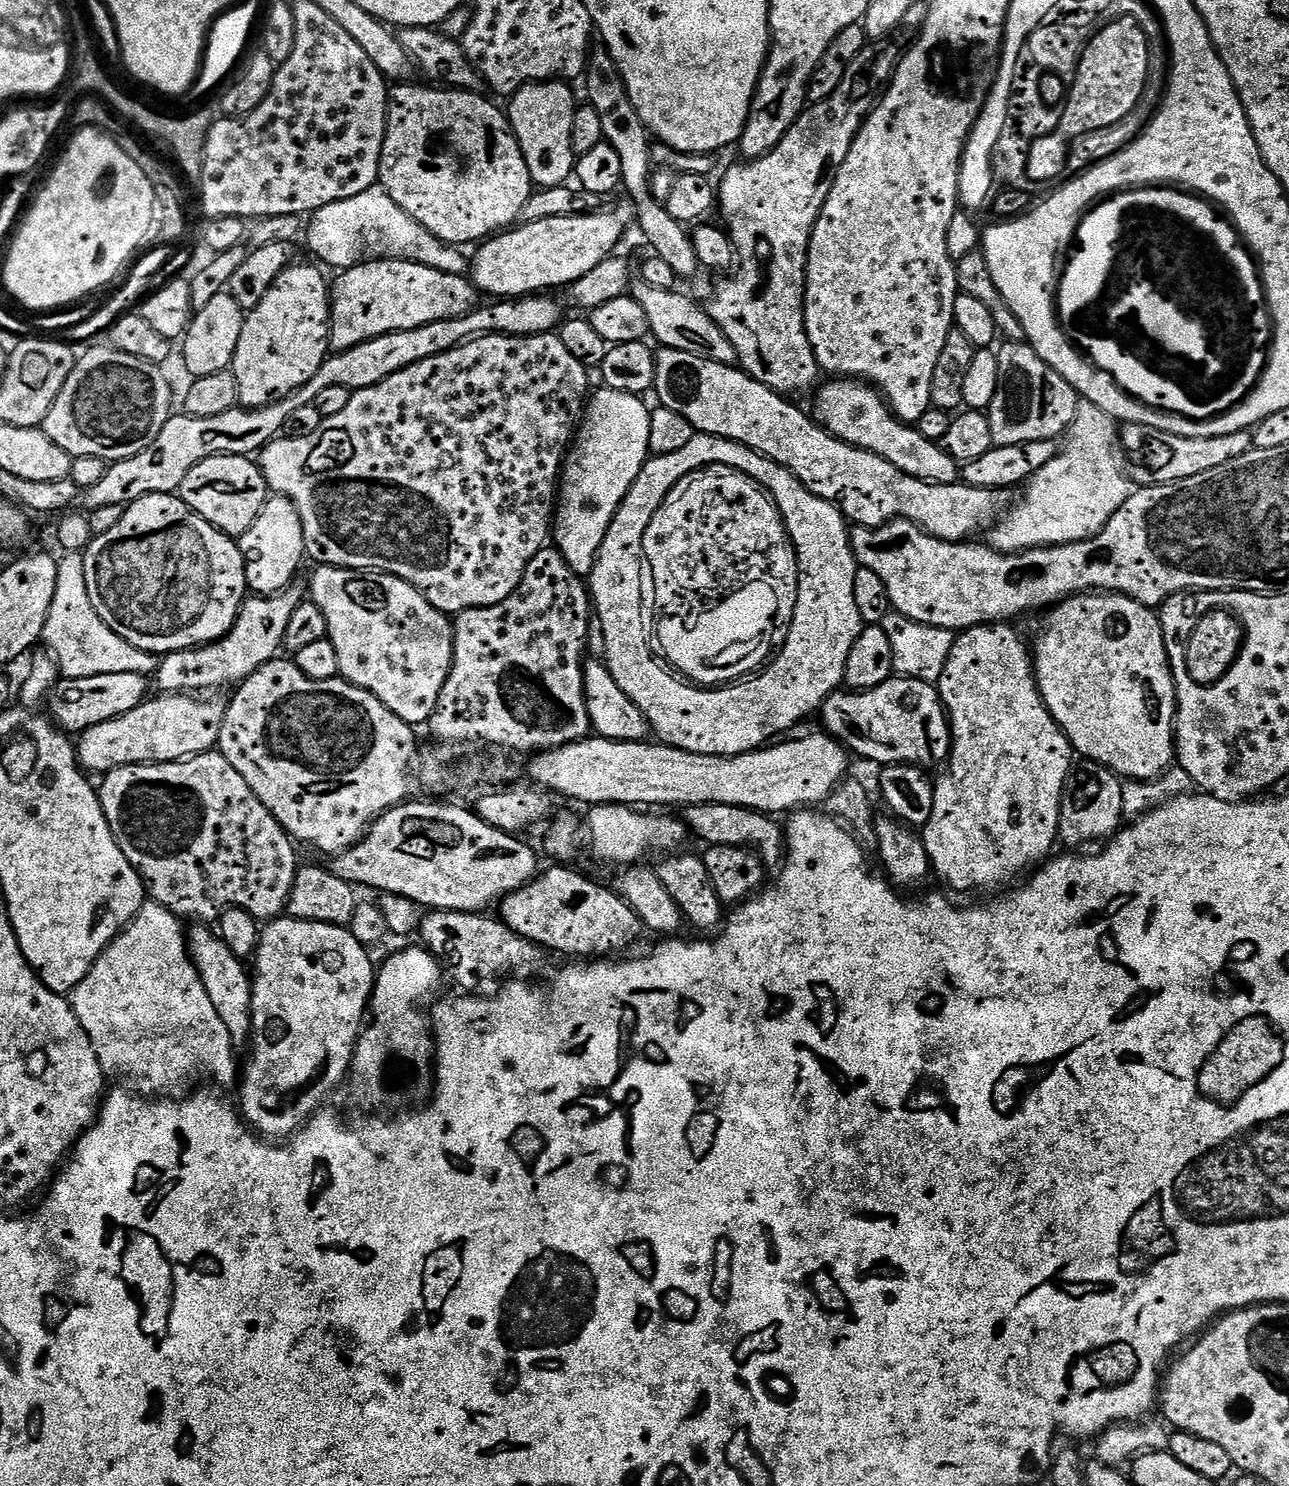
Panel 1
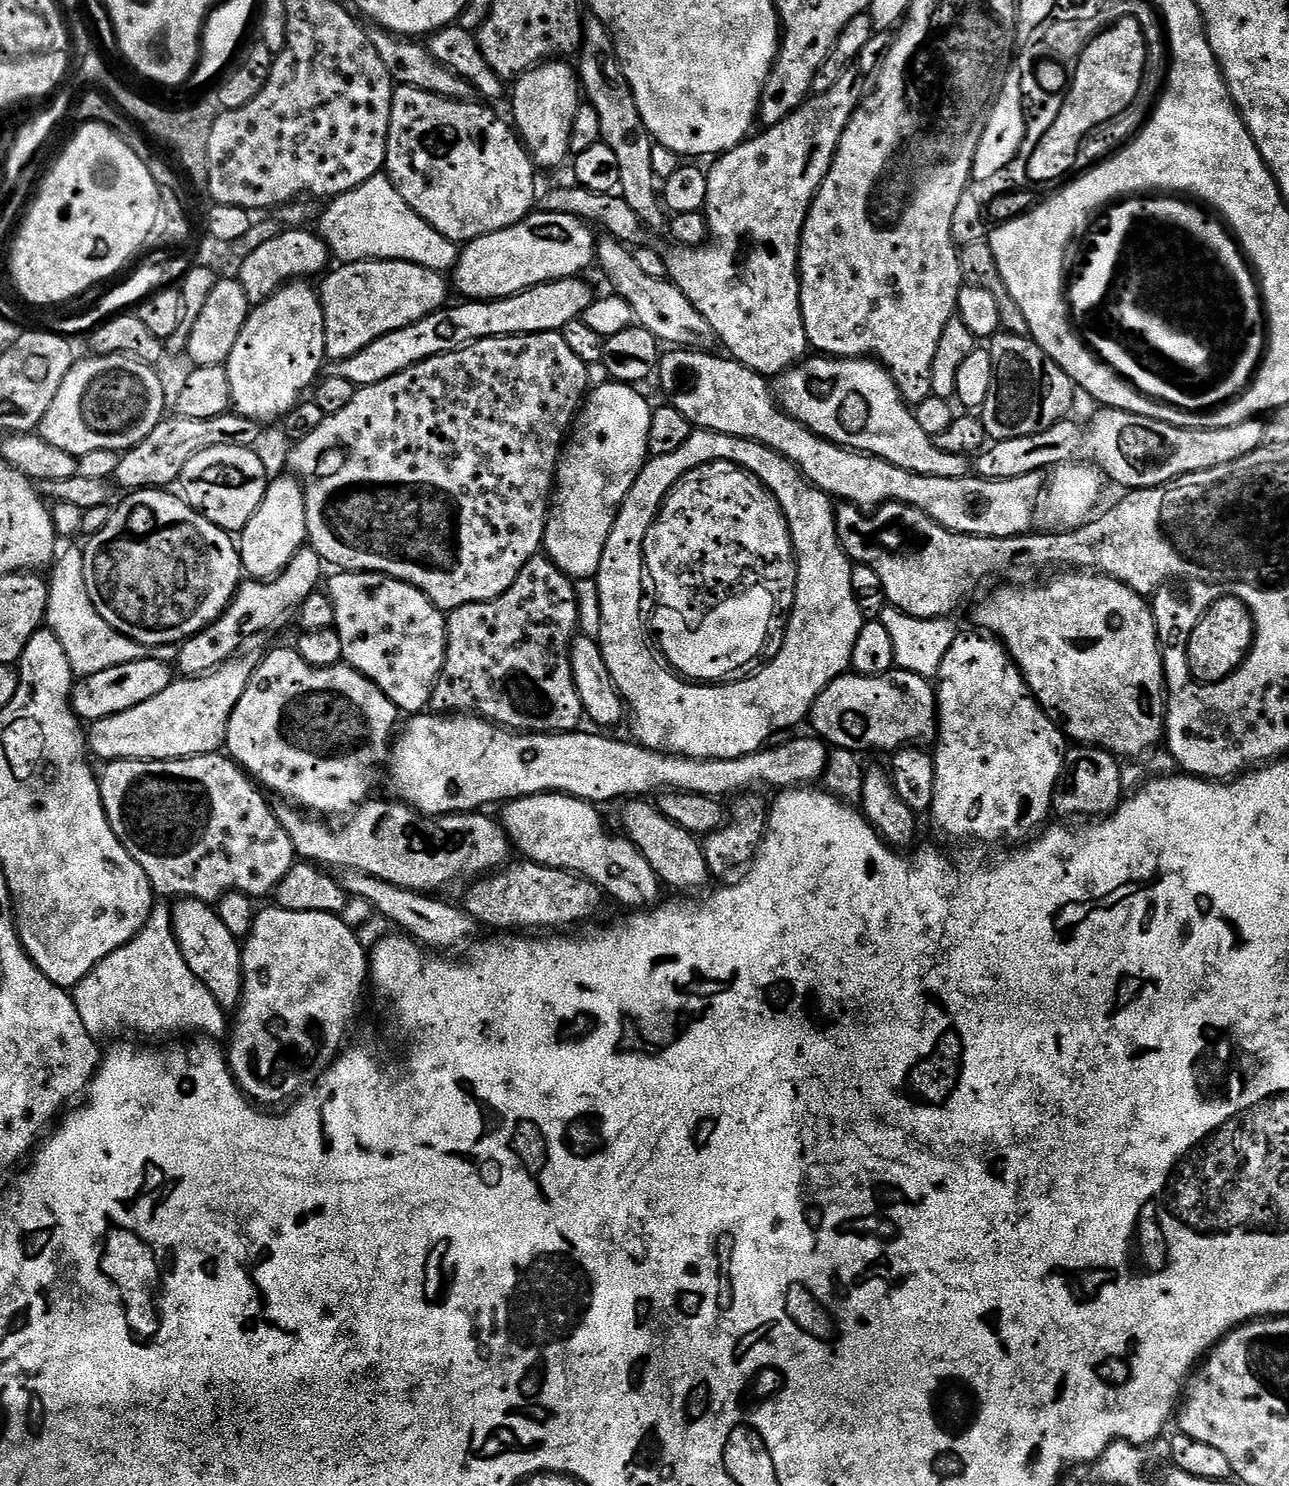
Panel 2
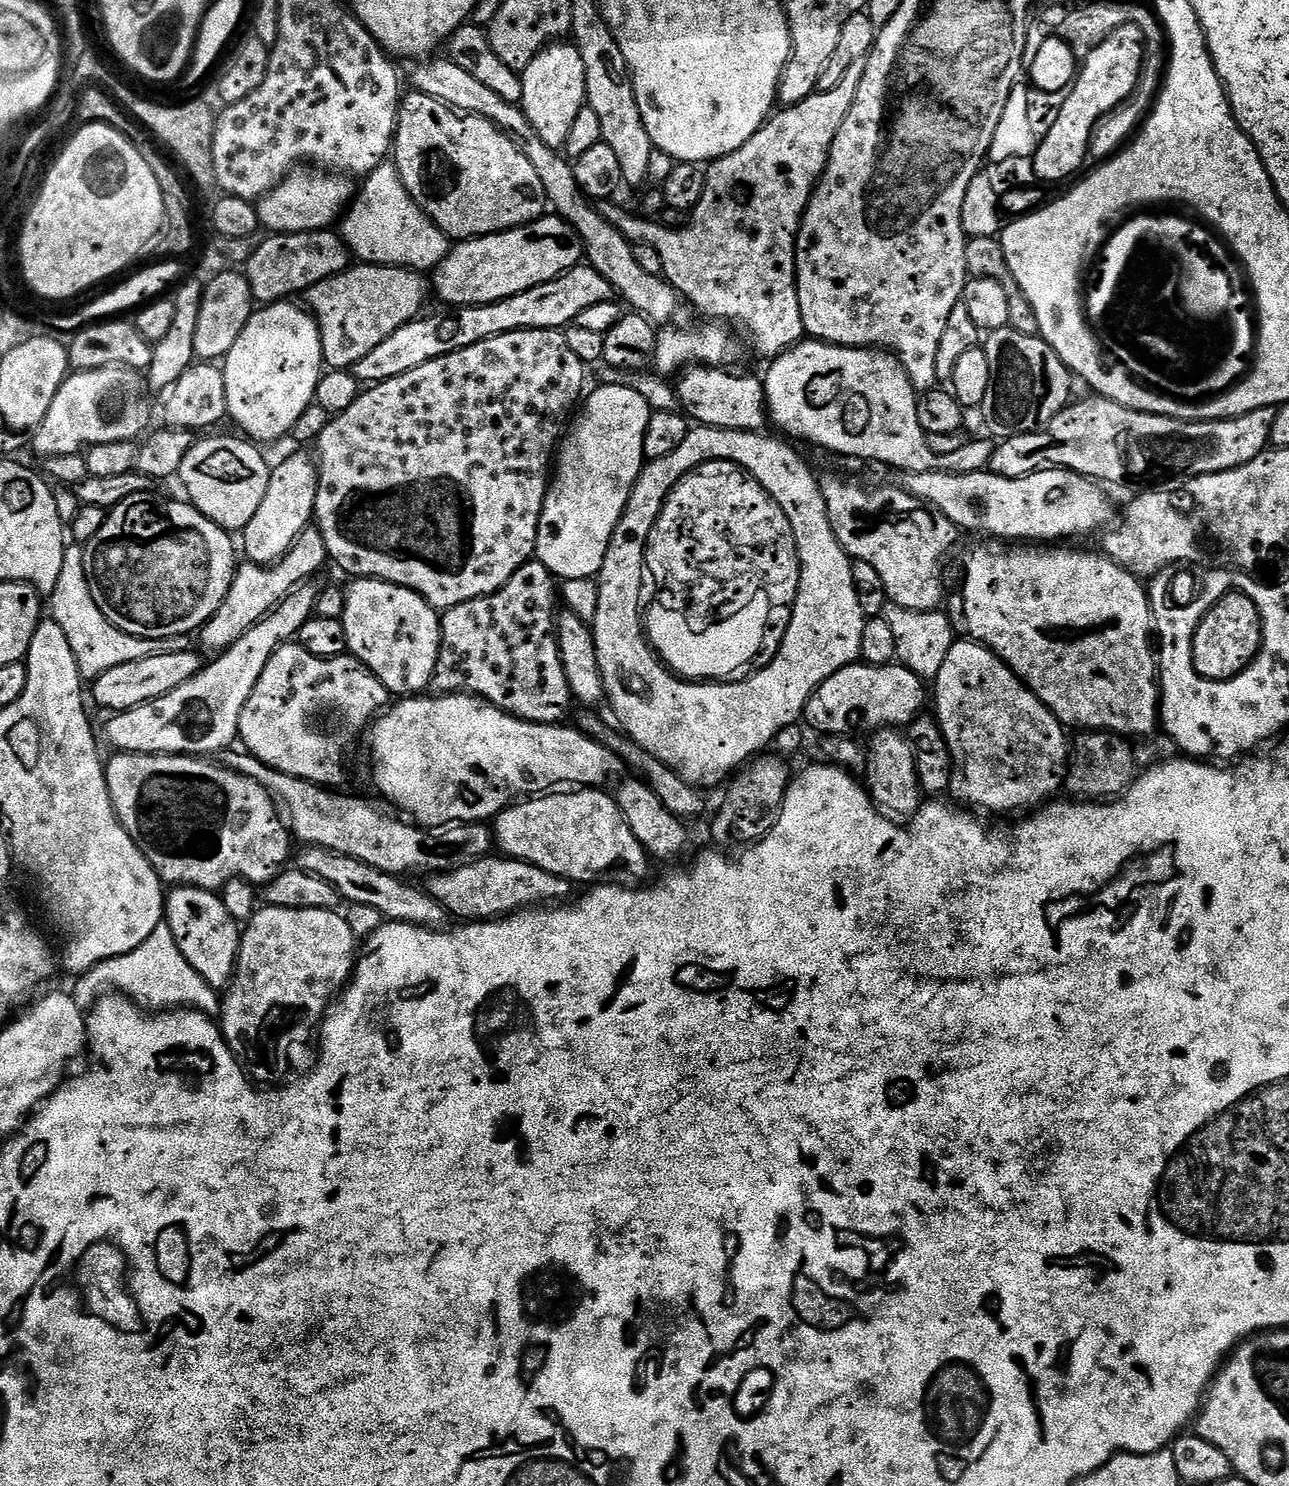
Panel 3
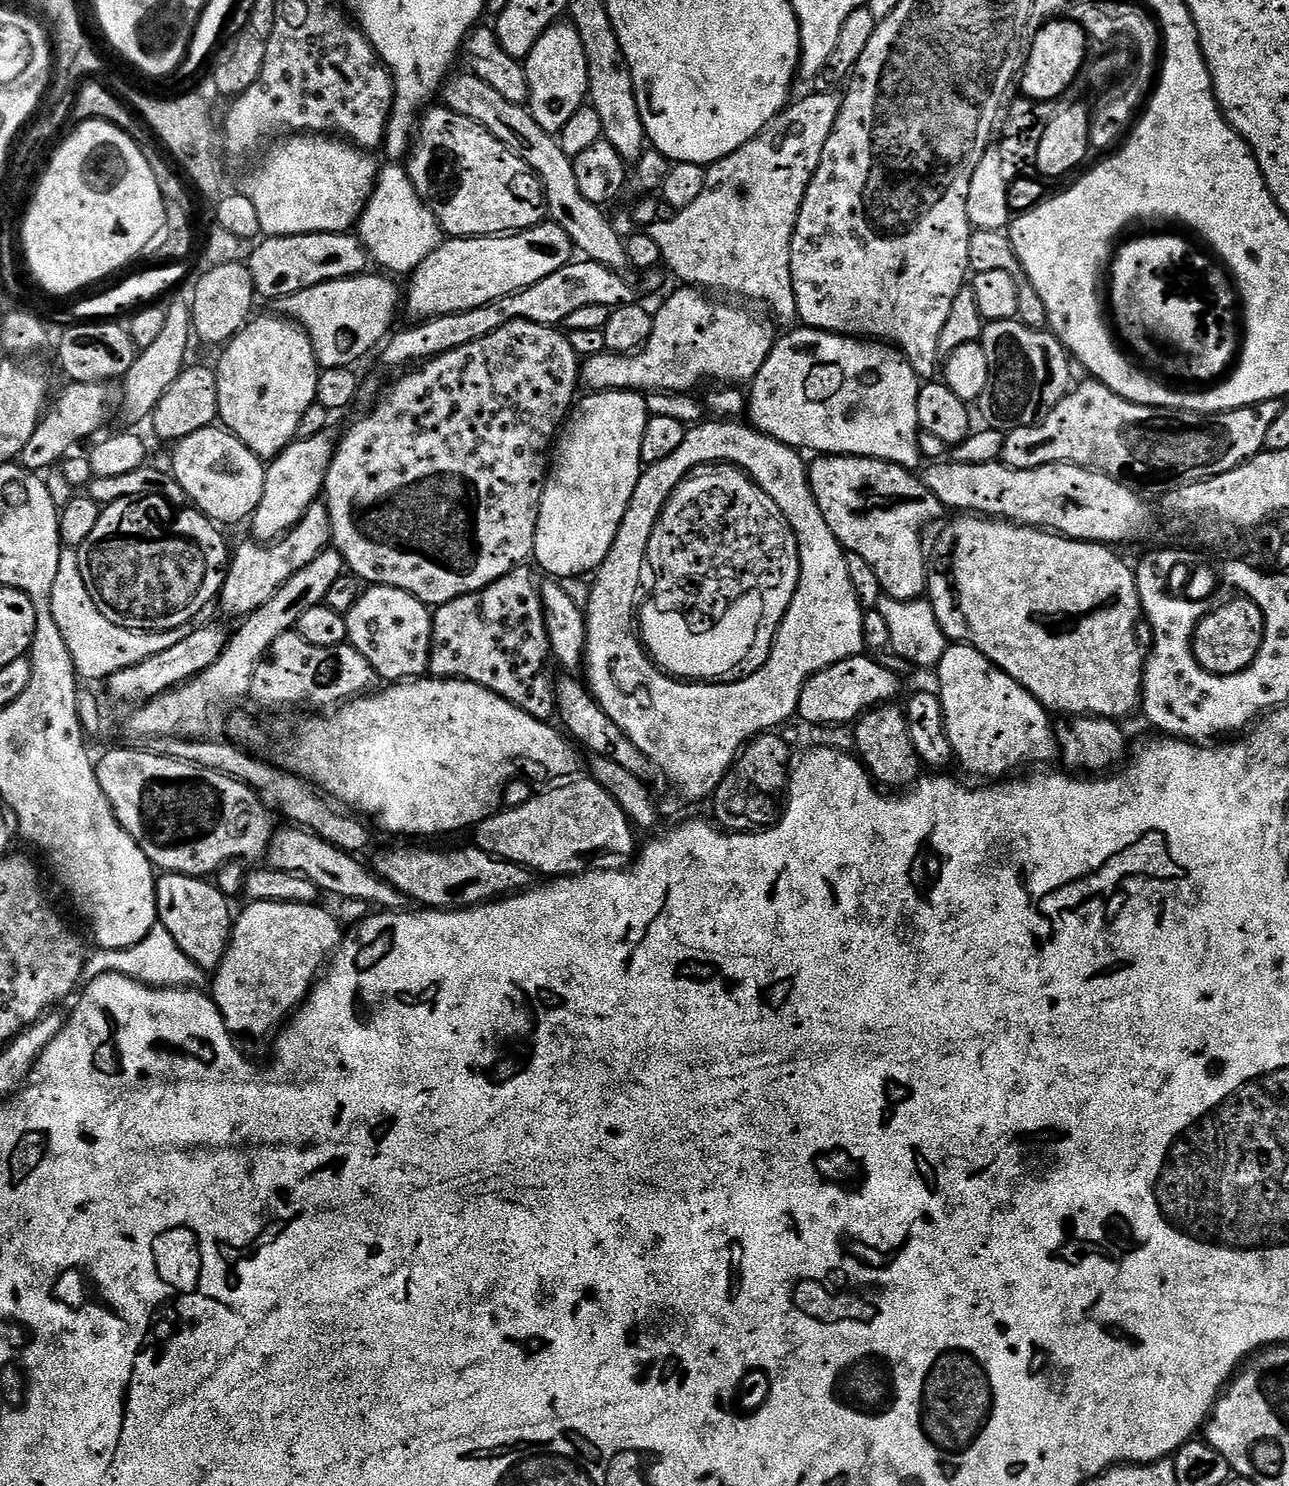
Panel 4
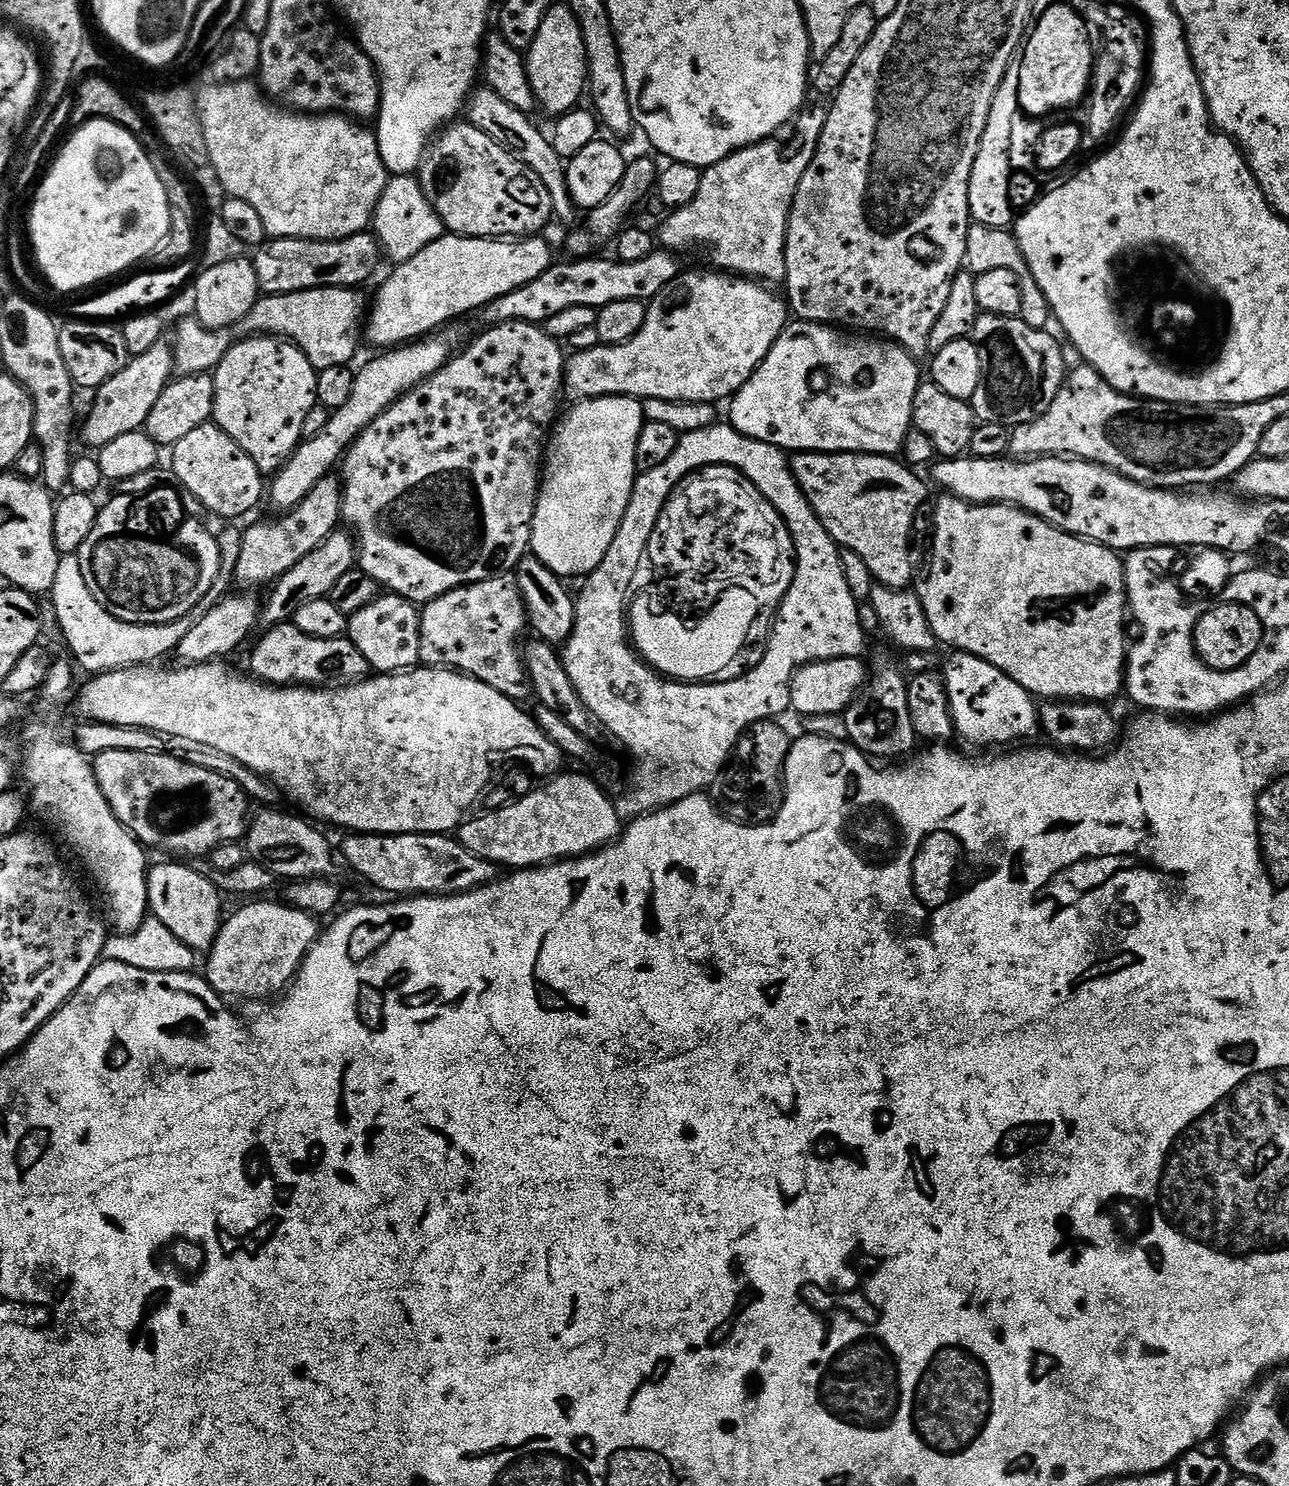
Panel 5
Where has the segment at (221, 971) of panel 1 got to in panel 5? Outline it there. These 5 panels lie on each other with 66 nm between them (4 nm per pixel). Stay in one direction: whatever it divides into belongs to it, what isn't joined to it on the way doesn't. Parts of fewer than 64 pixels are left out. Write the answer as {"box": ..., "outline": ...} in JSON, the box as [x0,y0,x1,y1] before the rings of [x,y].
{"box":[148,862,222,954],"outline":[[[188,862],[172,863],[176,864],[153,863],[148,869],[148,906],[151,915],[156,916],[158,922],[162,922],[162,926],[166,926],[166,930],[170,930],[170,934],[174,934],[174,938],[181,940],[193,952],[197,954],[207,953],[212,943],[216,941],[216,935],[220,933],[222,923],[220,899],[222,899],[222,893],[212,880],[211,875],[205,874],[203,876],[198,869],[191,868],[188,865],[191,863]]]}

